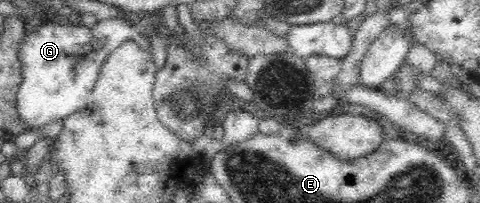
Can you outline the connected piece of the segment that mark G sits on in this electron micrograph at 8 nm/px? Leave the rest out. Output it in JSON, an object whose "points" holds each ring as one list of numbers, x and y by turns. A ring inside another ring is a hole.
{"points":[[51,18,28,32,20,48,24,64,23,80,17,95,18,114,25,125,38,128,56,120,64,120,87,106,99,68,111,52,126,40,141,40,143,28,137,32,129,23,117,19,101,21,93,28,84,25,60,25]]}

